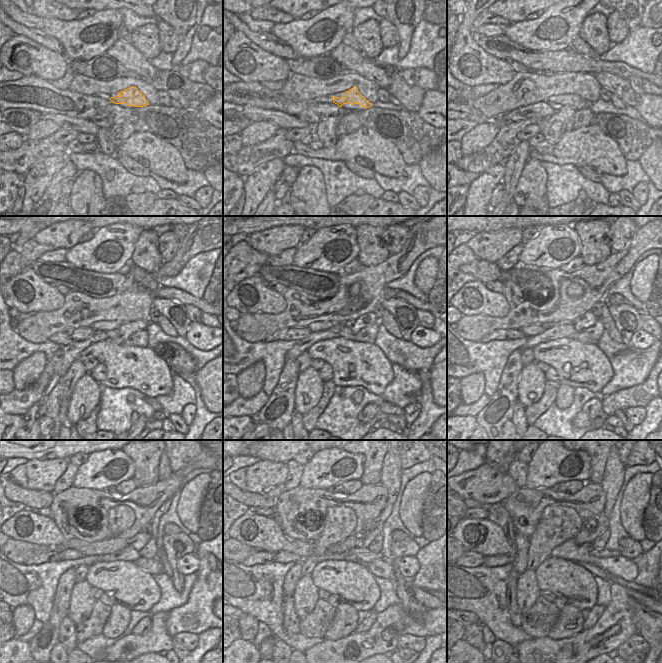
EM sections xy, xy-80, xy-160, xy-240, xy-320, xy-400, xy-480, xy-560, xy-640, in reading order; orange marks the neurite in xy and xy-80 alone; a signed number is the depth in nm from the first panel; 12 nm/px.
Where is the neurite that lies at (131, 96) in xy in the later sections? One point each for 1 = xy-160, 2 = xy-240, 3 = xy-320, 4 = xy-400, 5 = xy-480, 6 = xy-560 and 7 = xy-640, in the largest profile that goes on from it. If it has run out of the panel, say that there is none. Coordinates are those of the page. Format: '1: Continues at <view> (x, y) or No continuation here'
1: Continues at xy-160 (563, 100)
2: Continues at xy-240 (99, 326)
3: Continues at xy-320 (320, 325)
4: Continues at xy-400 (533, 330)
5: Continues at xy-480 (69, 554)
6: Continues at xy-560 (282, 557)
7: Continues at xy-640 (490, 561).

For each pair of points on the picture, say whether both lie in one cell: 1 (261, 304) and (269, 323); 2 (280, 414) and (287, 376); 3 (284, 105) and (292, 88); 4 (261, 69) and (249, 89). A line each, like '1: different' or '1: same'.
1: different
2: same
3: different
4: different

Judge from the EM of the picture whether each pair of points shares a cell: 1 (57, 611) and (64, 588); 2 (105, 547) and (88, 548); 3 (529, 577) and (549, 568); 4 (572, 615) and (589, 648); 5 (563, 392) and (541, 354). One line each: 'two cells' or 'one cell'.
1: one cell
2: one cell
3: two cells
4: two cells
5: two cells

